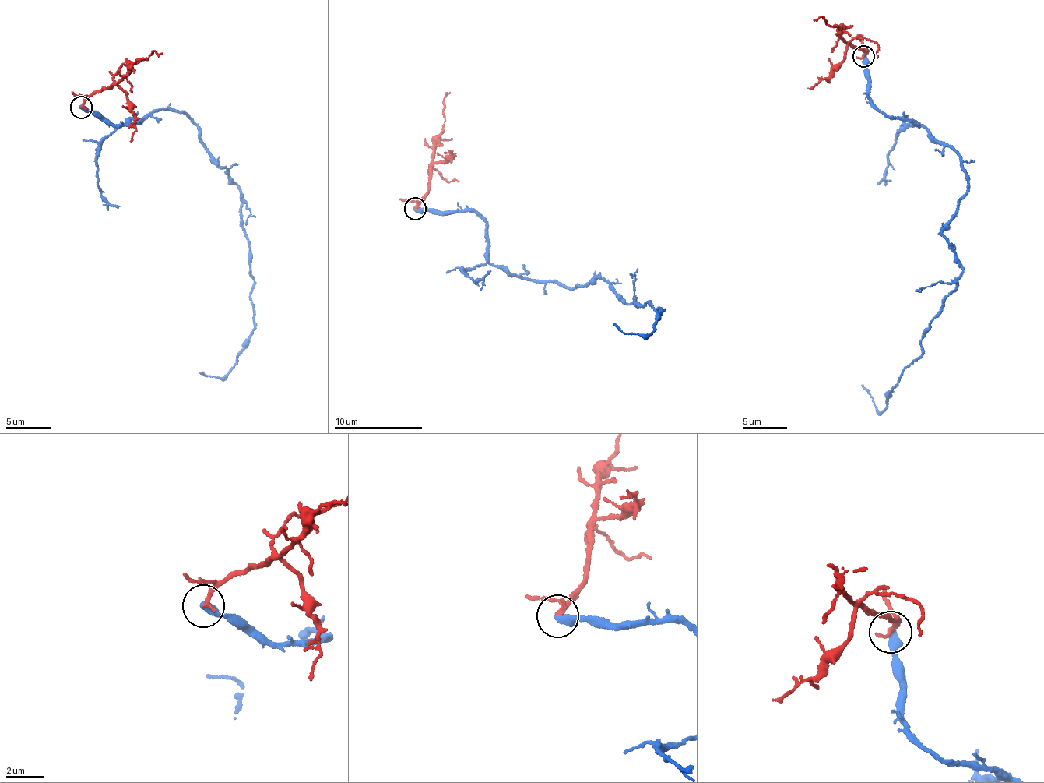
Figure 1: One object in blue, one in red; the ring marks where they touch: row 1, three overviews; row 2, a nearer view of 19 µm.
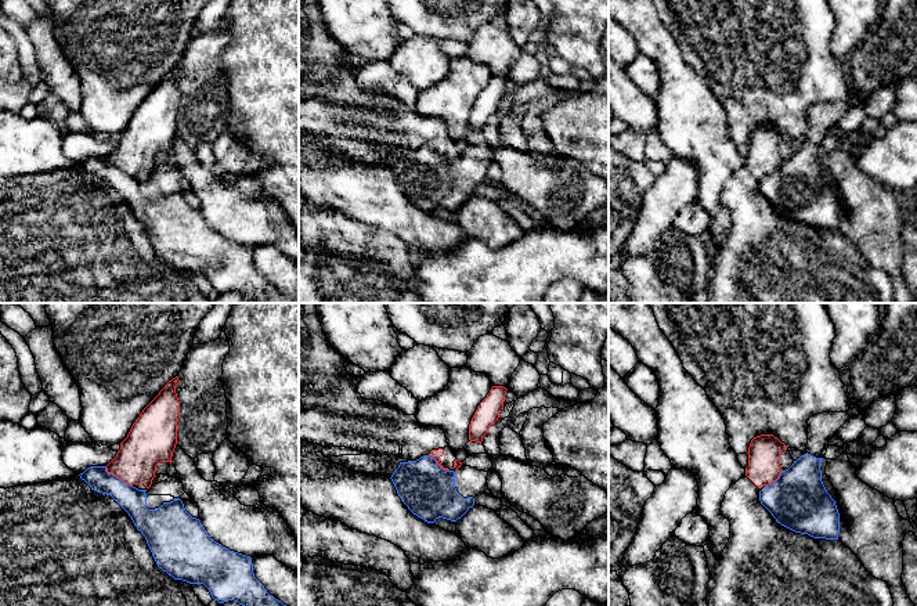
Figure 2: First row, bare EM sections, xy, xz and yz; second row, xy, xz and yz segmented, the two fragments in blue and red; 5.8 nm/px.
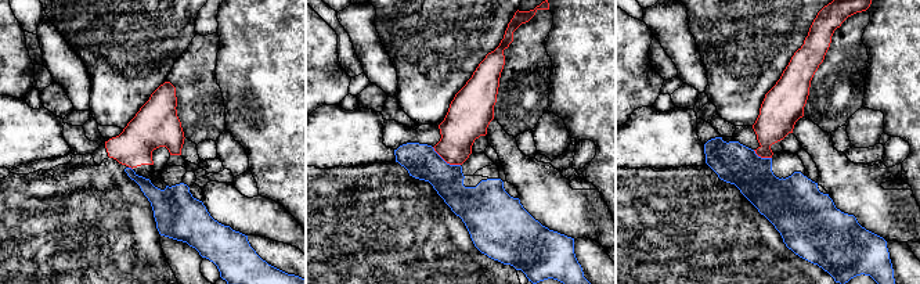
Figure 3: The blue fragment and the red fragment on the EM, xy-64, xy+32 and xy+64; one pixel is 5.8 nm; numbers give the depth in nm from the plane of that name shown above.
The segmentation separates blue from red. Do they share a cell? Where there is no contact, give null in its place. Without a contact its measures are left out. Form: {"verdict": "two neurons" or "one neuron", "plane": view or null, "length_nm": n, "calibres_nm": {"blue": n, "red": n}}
{"verdict": "two neurons", "plane": "xy", "length_nm": 200, "calibres_nm": {"blue": 150, "red": 260}}

